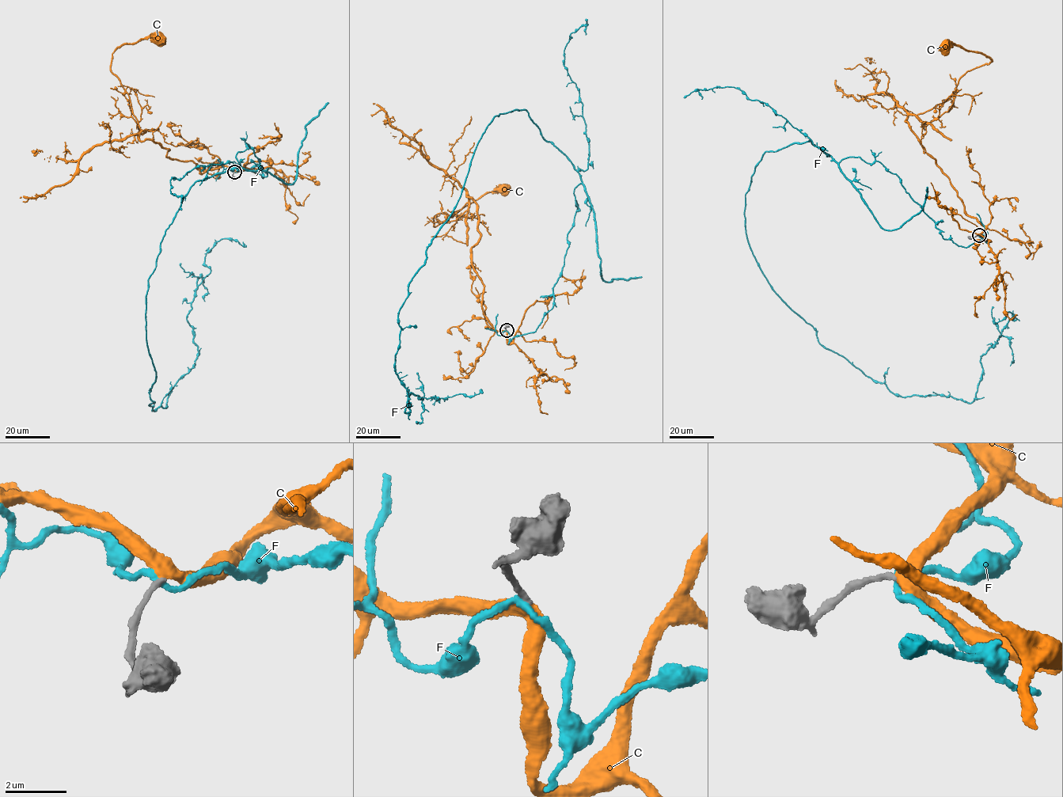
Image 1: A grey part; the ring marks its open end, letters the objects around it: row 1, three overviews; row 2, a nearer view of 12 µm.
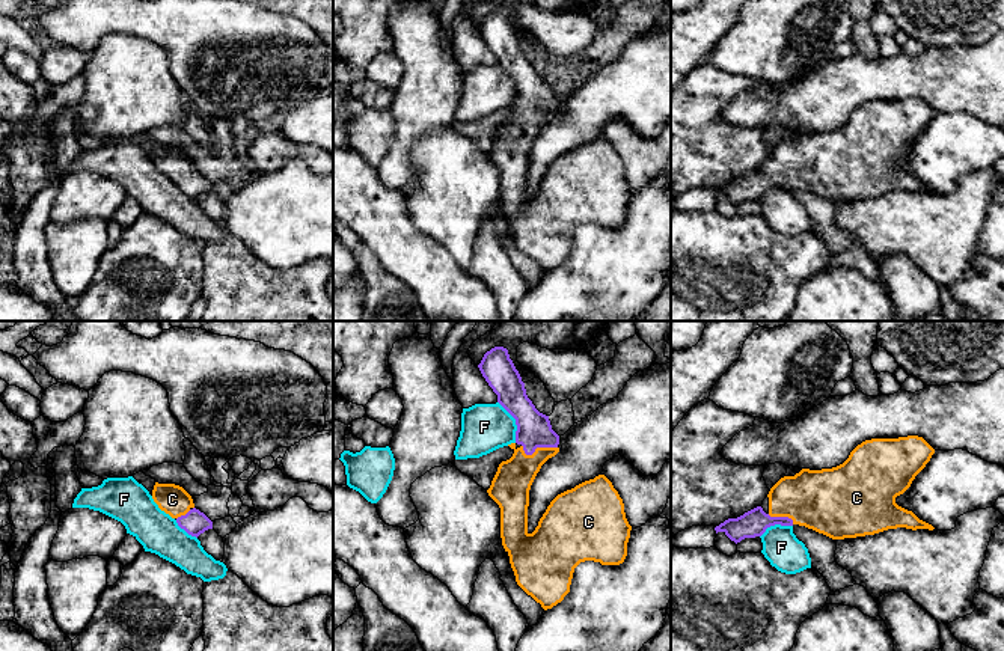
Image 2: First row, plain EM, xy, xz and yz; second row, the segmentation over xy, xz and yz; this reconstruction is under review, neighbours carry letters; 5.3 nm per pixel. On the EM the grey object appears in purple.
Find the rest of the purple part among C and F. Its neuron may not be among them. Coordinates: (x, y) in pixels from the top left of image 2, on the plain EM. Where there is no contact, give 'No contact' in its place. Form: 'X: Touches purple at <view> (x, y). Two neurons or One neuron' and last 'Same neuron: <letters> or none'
C: Touches purple at xz (538, 109). One neuron
F: Touches purple at xz (516, 85). Two neurons
Same neuron: C

